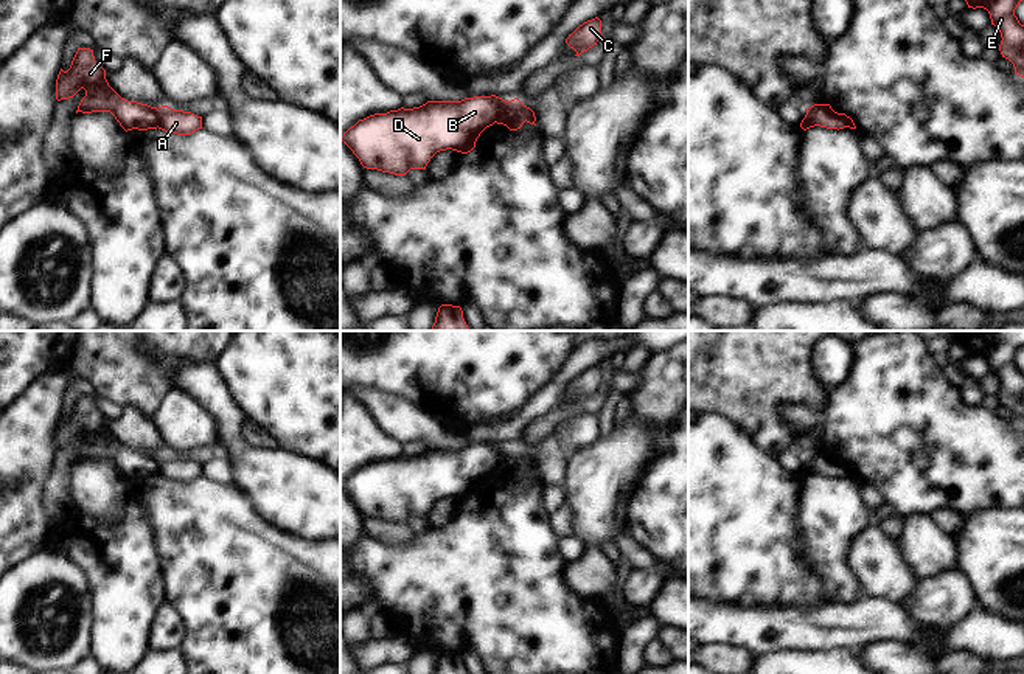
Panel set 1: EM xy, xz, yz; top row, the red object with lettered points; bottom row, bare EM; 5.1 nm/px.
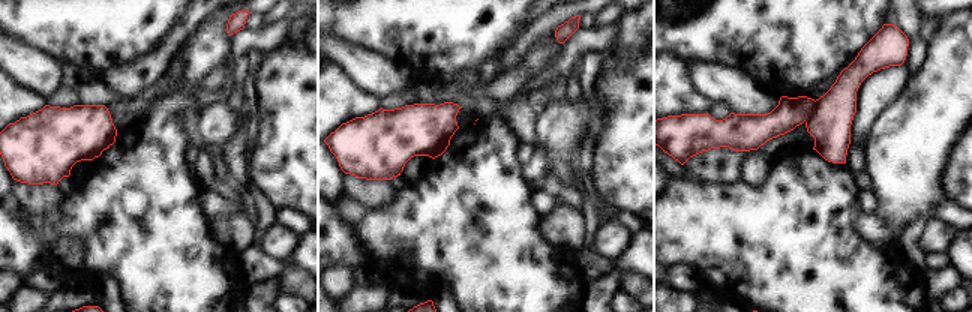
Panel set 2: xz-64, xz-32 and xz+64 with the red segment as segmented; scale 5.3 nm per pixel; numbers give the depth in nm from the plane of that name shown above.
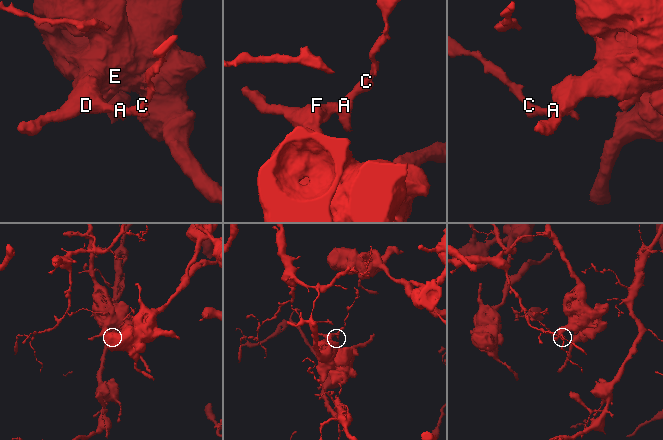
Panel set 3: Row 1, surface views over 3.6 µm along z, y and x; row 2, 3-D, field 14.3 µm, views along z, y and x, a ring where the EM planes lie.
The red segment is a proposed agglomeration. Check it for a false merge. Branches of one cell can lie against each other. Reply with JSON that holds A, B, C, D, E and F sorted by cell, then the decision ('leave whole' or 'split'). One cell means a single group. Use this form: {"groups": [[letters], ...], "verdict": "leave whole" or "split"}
{"groups": [["A", "C"], ["B", "D", "E", "F"]], "verdict": "split"}

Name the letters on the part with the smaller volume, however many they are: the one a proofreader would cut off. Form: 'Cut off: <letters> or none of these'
Cut off: A, C

